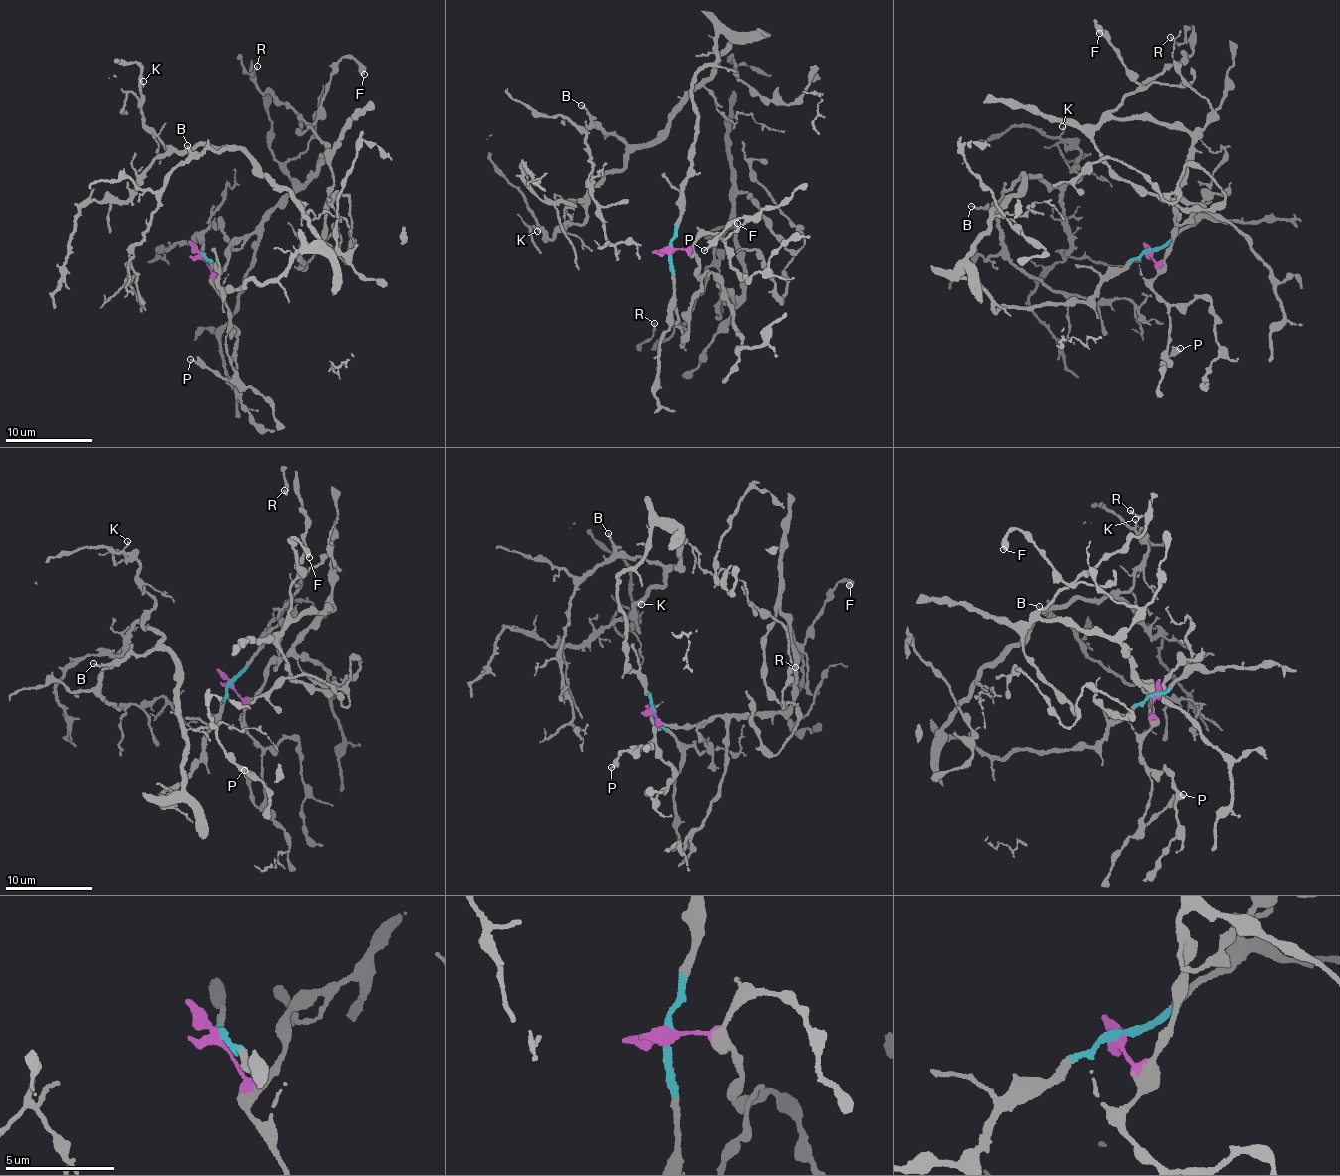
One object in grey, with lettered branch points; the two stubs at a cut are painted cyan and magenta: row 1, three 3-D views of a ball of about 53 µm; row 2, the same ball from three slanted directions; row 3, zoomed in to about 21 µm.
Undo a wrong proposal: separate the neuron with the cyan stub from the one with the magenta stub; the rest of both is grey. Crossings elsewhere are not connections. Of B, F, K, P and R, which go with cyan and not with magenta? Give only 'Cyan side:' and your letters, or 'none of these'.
Cyan side: B, K

